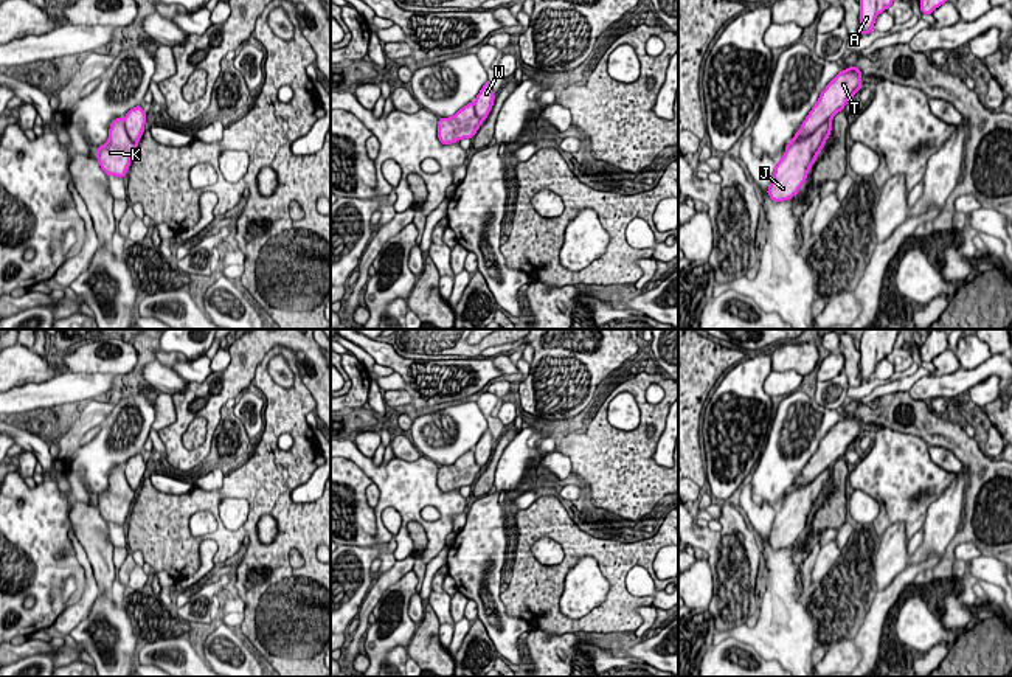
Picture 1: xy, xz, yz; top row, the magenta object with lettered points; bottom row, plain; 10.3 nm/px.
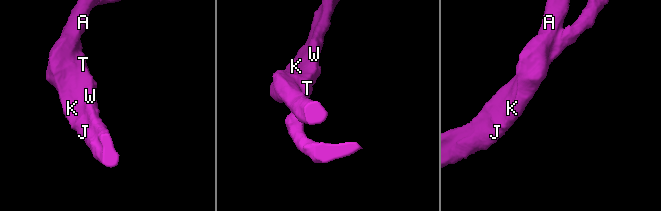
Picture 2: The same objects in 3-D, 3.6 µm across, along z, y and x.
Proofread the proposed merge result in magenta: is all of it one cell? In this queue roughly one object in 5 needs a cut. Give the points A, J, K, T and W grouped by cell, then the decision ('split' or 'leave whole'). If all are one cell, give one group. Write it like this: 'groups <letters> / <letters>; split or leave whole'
groups A J K T W; leave whole

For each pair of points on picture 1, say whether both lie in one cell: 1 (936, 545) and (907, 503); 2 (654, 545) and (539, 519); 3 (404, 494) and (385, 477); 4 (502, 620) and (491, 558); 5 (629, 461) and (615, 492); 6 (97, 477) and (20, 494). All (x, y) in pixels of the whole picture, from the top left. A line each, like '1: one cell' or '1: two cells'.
1: two cells
2: one cell
3: one cell
4: one cell
5: one cell
6: two cells

